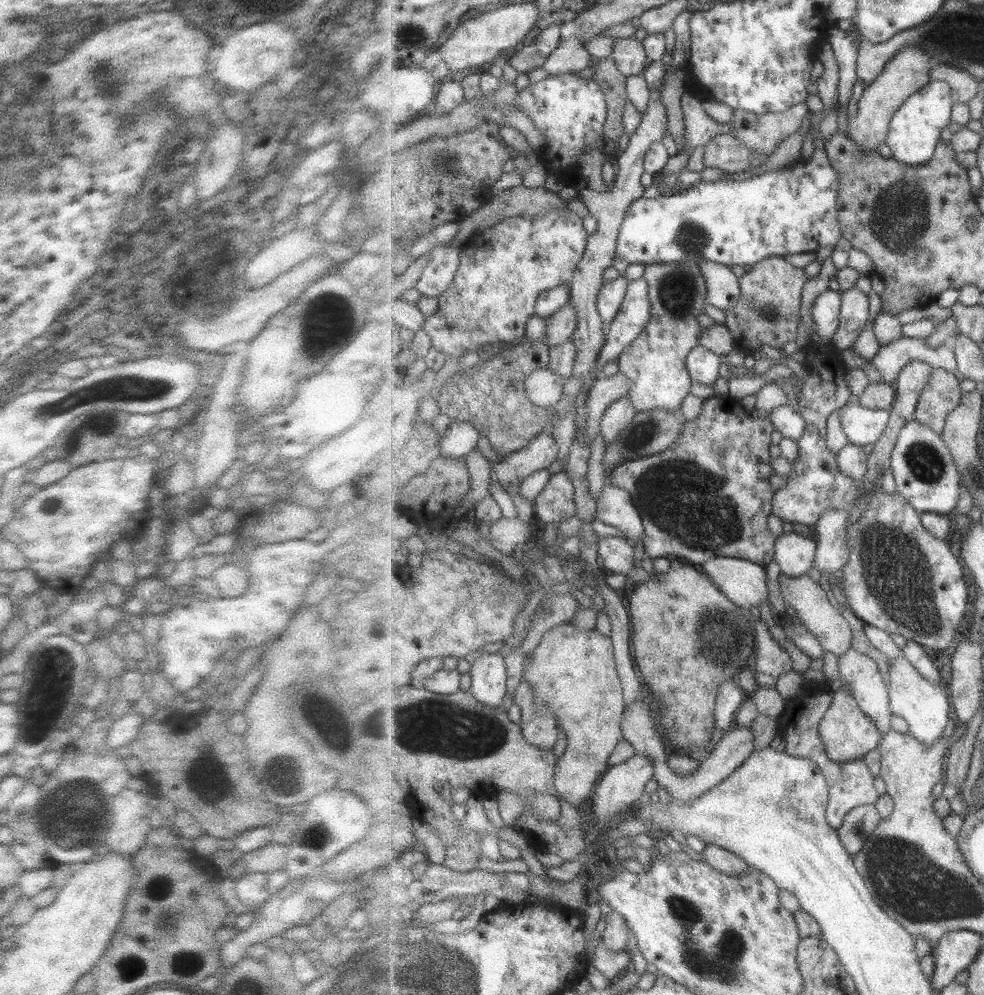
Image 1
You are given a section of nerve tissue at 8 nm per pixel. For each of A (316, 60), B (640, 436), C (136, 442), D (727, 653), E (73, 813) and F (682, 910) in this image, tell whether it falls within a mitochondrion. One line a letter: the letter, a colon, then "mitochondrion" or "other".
A: mitochondrion
B: mitochondrion
C: other
D: mitochondrion
E: mitochondrion
F: mitochondrion

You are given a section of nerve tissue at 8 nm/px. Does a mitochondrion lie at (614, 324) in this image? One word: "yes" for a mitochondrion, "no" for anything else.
no

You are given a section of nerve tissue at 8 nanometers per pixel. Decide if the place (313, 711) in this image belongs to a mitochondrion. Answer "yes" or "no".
no

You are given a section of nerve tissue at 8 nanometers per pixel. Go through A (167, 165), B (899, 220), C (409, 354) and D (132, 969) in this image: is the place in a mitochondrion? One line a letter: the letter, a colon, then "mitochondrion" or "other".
A: other
B: mitochondrion
C: other
D: mitochondrion

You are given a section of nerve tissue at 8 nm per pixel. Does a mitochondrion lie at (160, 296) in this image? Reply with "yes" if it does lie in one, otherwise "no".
yes

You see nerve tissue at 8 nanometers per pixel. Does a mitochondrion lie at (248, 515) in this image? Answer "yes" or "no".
no

